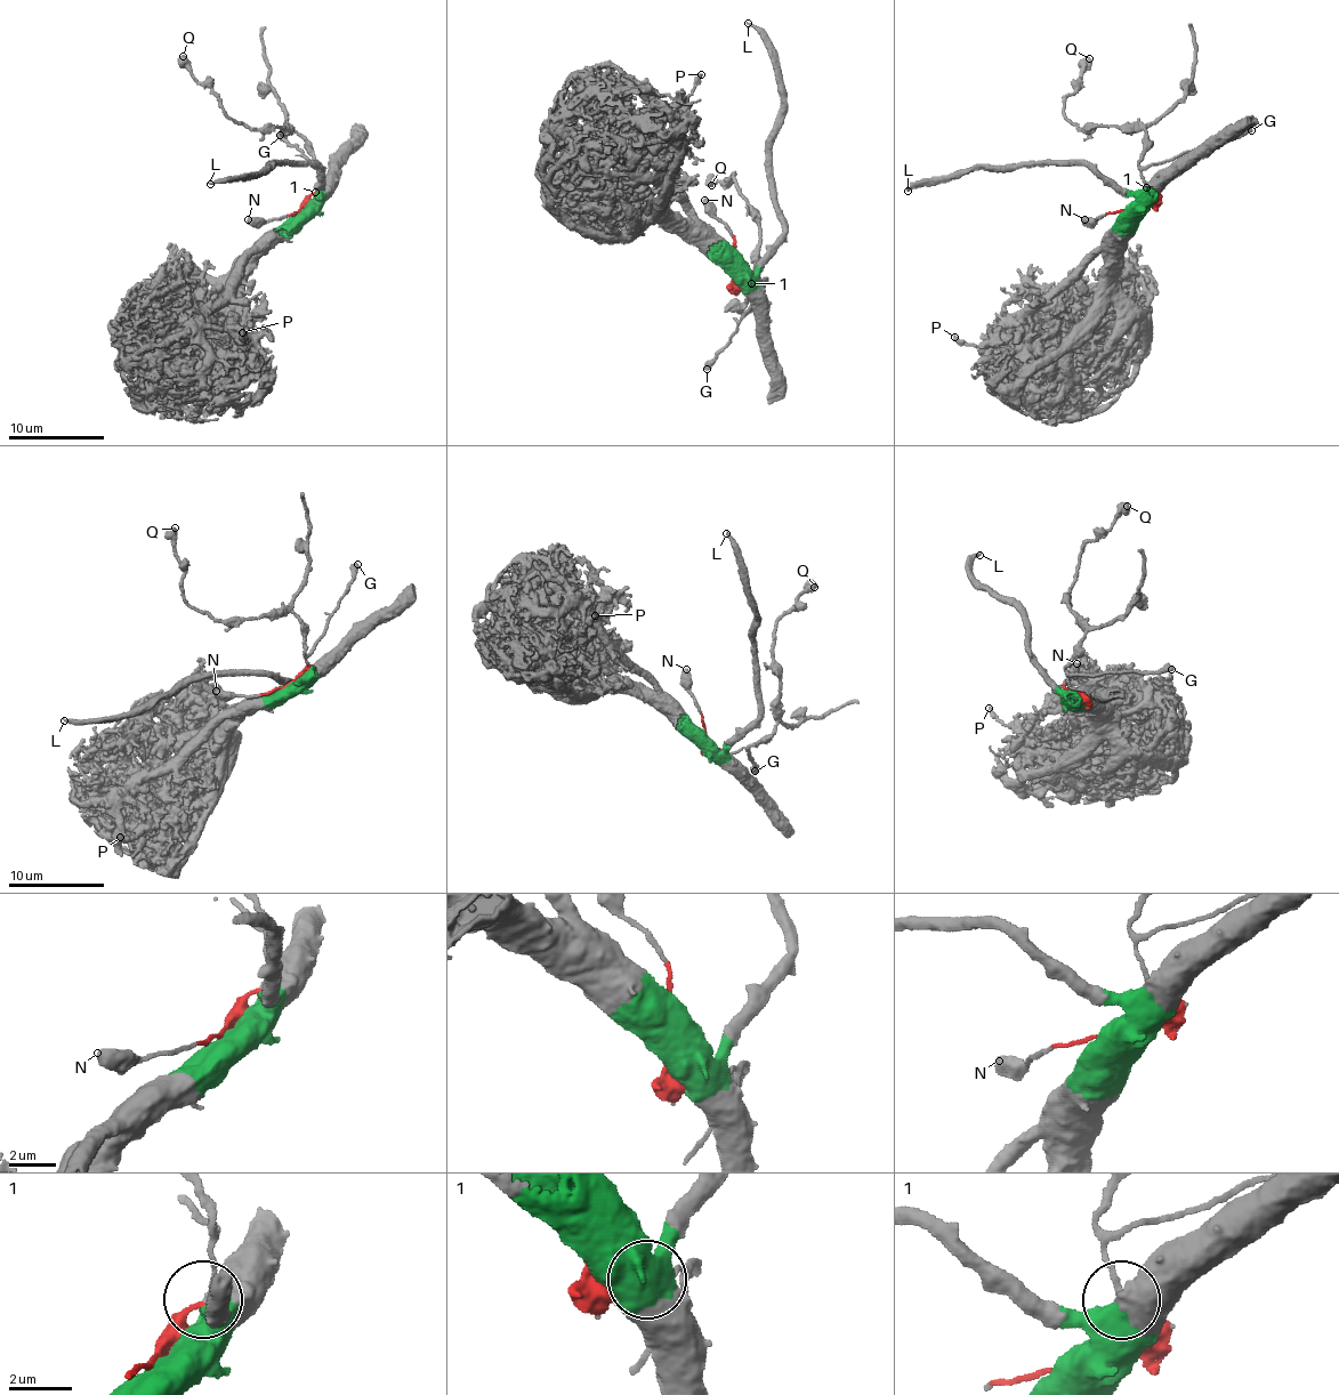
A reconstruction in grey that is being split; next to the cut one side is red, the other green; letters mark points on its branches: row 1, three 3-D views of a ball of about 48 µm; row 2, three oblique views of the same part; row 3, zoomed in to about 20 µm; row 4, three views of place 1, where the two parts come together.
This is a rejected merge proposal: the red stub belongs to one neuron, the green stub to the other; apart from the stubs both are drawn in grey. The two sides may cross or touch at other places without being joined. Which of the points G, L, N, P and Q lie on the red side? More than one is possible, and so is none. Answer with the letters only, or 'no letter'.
G, N, Q

